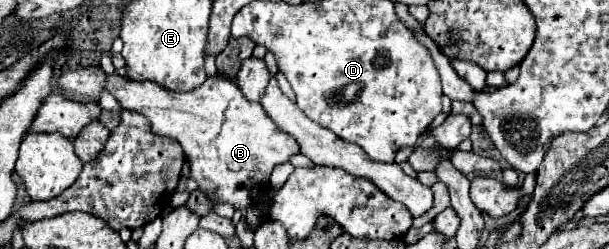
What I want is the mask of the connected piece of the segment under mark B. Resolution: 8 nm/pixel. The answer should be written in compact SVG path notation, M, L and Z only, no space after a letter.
M87 67L77 71L67 69L59 85L67 95L89 97L101 97L101 89L105 87L115 95L121 107L145 115L153 131L177 139L191 163L191 179L199 183L211 207L231 203L245 209L251 189L267 181L275 165L287 163L299 153L299 143L277 127L259 103L247 101L235 83L219 75L207 77L201 87L189 93L171 93L151 81L129 81L117 73L107 77L101 67Z

